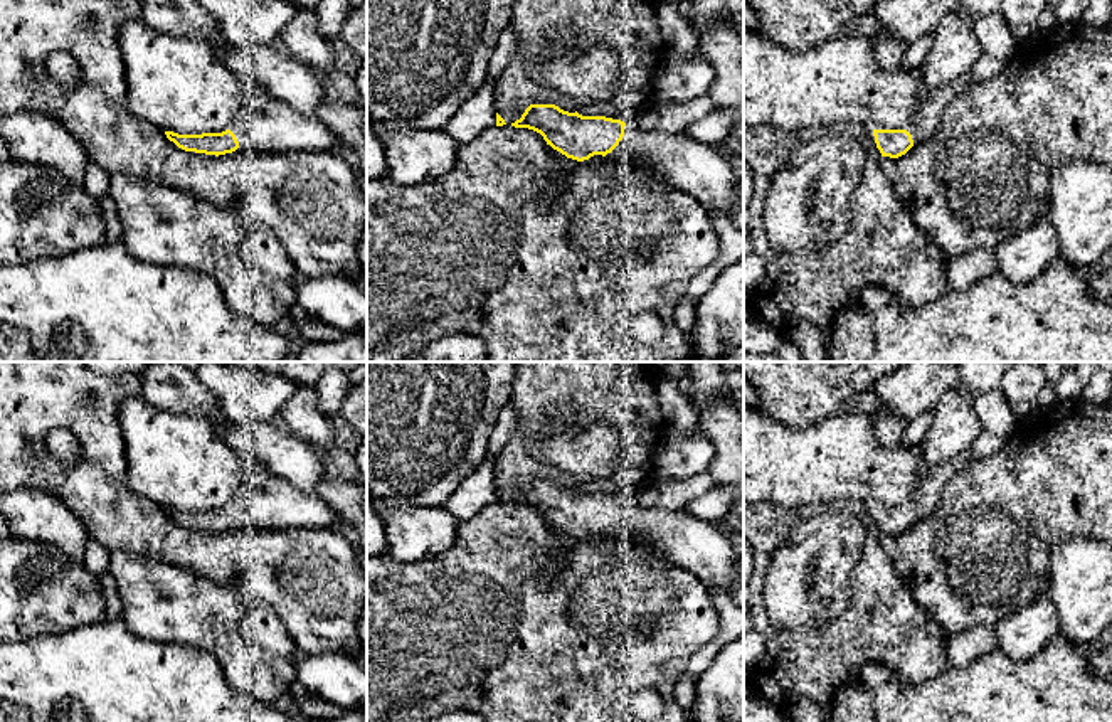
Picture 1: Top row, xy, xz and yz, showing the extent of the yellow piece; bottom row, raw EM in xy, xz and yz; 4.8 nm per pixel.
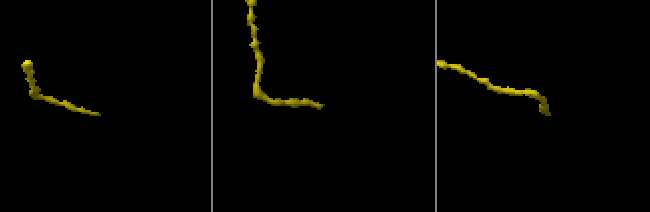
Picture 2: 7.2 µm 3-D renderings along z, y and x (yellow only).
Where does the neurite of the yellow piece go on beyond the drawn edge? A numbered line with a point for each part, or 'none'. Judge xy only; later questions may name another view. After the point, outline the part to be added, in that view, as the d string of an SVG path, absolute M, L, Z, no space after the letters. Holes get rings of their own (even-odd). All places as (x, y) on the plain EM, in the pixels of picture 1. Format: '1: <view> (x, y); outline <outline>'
1: xy (276, 504); outline M276 478L261 485L247 483L229 505L239 523L266 528L333 528L340 522L331 505L316 493Z

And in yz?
1: yz (934, 482); outline M969 451L954 459L924 473L920 486L913 498L905 505L913 517L913 522L924 518L940 500L949 481L972 459Z

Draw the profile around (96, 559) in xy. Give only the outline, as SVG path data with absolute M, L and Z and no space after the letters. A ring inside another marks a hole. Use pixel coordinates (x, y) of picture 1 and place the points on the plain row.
M91 535L86 545L84 567L98 577L109 569L109 550Z

